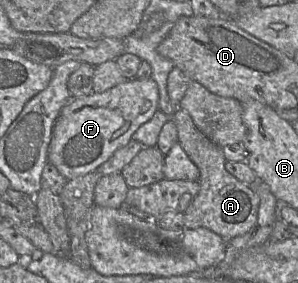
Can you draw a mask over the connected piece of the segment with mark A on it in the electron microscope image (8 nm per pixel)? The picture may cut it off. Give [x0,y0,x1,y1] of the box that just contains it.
[171,107,259,240]

